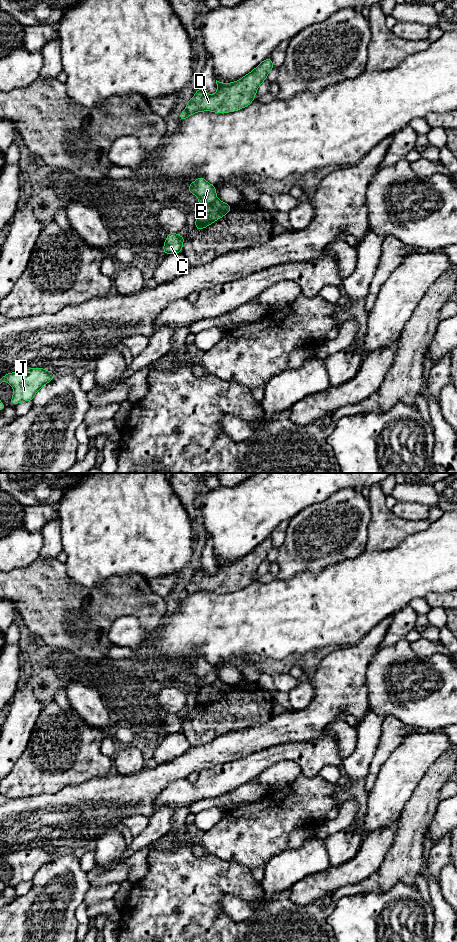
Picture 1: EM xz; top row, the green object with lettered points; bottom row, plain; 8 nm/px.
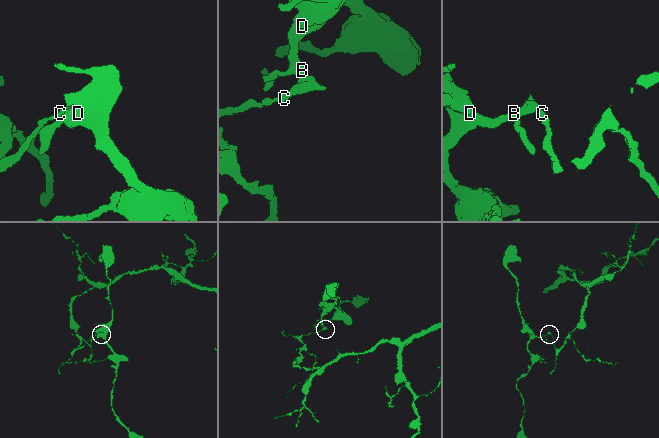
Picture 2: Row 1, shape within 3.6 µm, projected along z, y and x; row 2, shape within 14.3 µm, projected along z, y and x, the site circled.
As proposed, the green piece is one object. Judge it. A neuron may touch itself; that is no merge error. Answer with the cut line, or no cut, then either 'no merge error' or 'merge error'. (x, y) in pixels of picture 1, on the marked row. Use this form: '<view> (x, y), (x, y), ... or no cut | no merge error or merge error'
xz (216, 199), (212, 203), (202, 206) | merge error

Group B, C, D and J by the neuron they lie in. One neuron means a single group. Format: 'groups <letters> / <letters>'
groups B D / C J

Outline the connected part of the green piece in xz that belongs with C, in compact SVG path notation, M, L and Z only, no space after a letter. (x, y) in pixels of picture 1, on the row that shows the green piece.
M178 233L168 234L163 246L163 251L167 255L170 255L173 253L181 253L184 239L185 239L185 236L181 237L178 235Z

